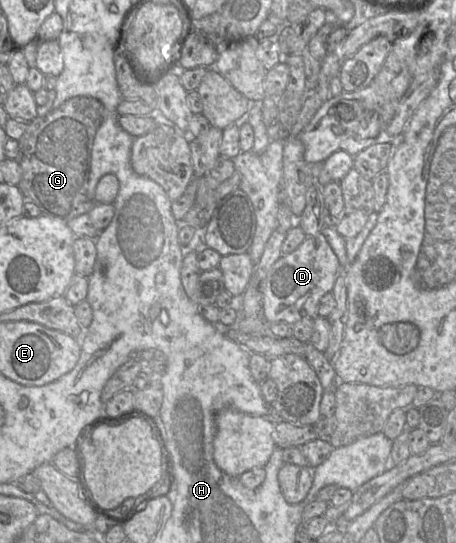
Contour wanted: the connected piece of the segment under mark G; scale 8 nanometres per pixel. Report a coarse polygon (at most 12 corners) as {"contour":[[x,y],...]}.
{"contour":[[75,96],[27,122],[17,186],[41,215],[88,214],[105,107]]}

